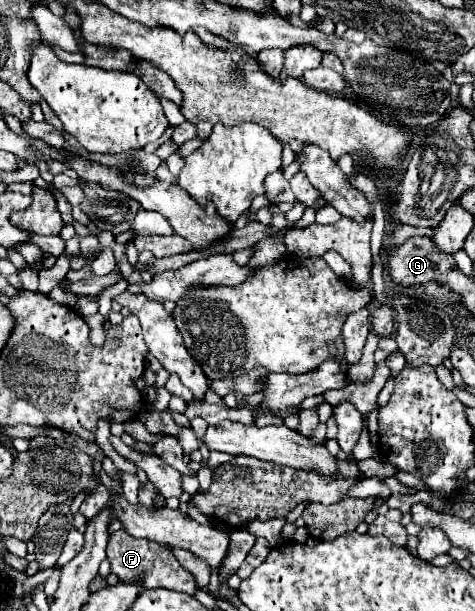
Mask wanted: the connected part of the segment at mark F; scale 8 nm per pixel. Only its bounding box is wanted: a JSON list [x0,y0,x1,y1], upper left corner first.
[107,529,197,595]

